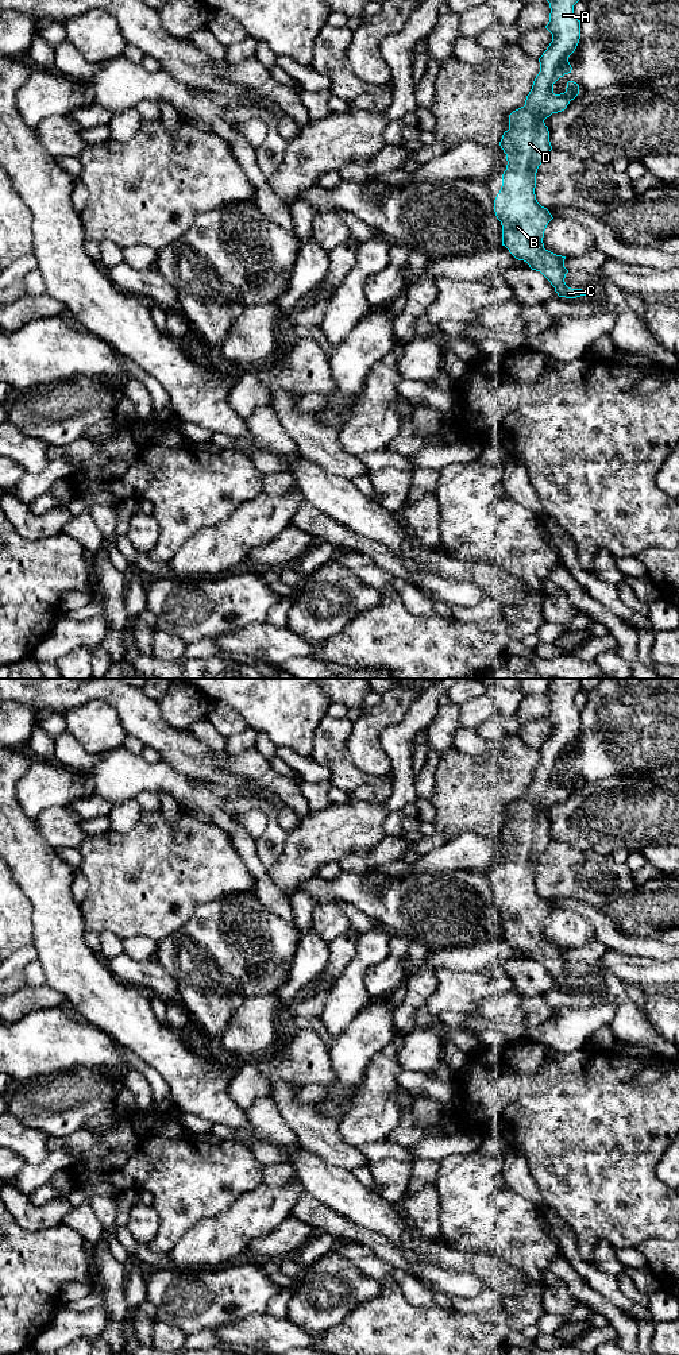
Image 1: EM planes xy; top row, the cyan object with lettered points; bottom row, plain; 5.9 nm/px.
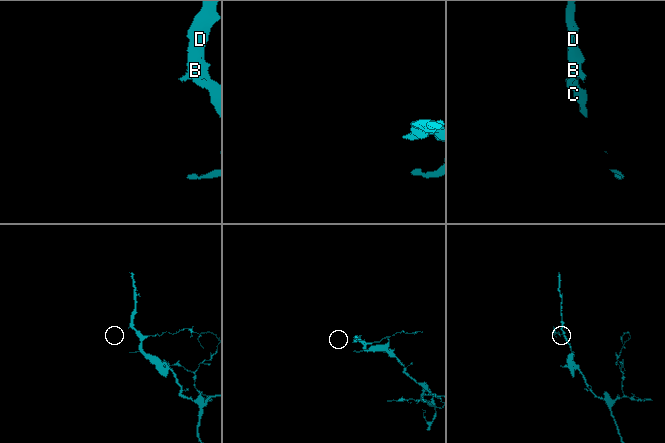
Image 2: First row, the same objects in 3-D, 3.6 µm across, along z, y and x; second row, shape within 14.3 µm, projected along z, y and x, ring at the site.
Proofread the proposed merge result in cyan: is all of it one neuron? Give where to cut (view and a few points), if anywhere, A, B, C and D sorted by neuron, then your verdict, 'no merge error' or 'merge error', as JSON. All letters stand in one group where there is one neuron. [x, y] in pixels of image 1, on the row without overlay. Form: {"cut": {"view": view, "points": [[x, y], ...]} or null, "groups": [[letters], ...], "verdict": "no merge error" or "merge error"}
{"cut": null, "groups": [["A", "B", "C", "D"]], "verdict": "no merge error"}

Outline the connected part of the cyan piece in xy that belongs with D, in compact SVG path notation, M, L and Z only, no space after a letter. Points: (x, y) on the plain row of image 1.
M549 679L547 692L551 704L545 719L552 725L552 733L539 749L540 763L525 796L509 806L509 821L499 833L508 856L502 865L501 881L494 891L494 903L502 916L502 937L516 950L540 962L558 987L566 989L587 985L582 980L566 976L566 947L544 939L544 922L553 908L537 893L535 879L537 860L552 841L544 811L564 802L579 785L579 776L574 772L567 773L564 784L553 784L553 775L571 764L568 748L580 730L580 711L574 704L574 696L580 691L579 680Z

